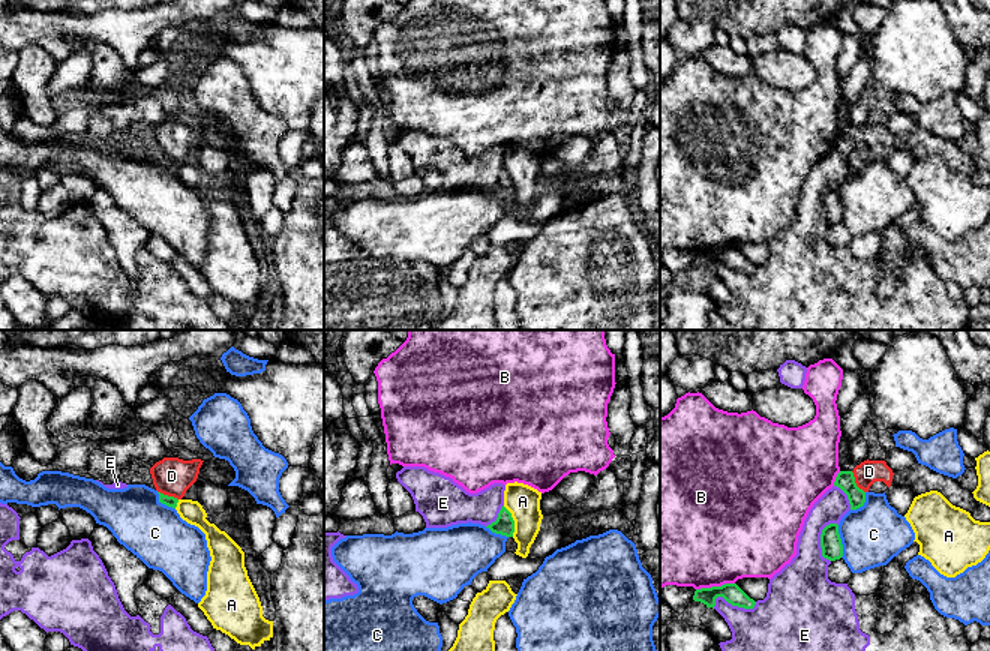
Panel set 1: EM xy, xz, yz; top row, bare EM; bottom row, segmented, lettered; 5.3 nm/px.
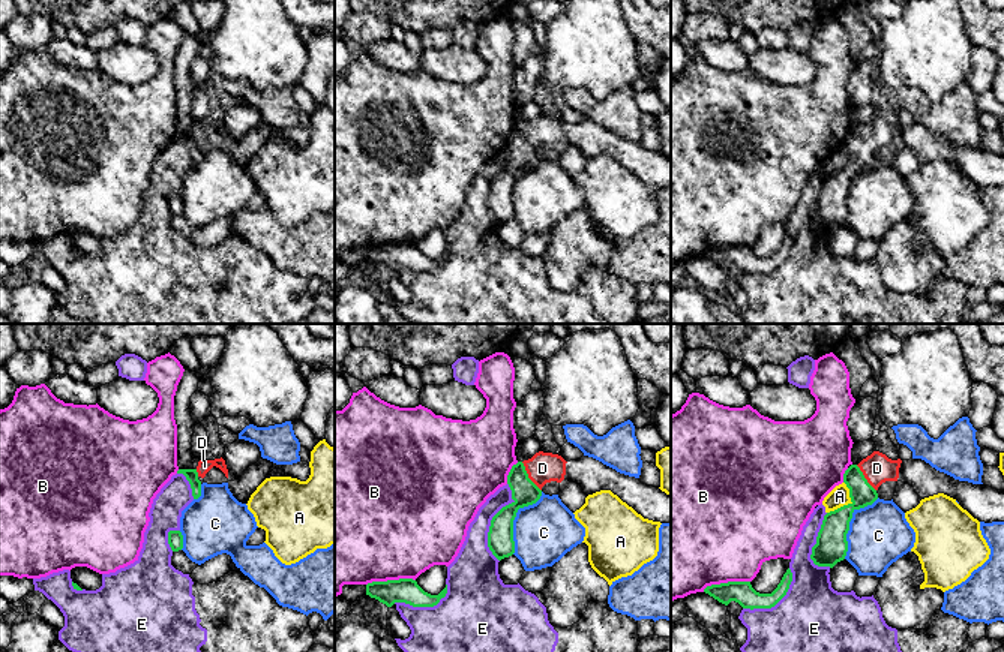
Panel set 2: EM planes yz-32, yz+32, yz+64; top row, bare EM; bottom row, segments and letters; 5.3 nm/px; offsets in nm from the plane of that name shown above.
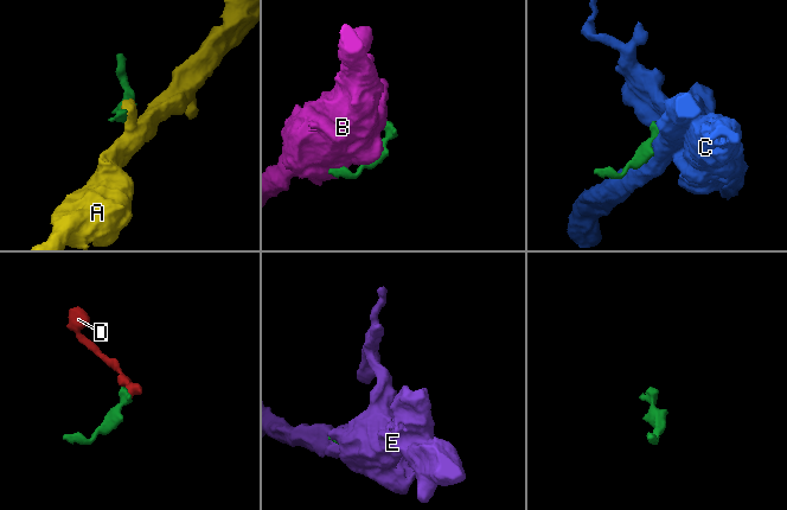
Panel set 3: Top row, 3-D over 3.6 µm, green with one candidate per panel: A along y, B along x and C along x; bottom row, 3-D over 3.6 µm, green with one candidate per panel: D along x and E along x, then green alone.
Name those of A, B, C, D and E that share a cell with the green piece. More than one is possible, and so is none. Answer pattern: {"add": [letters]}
{"add": ["D"]}

